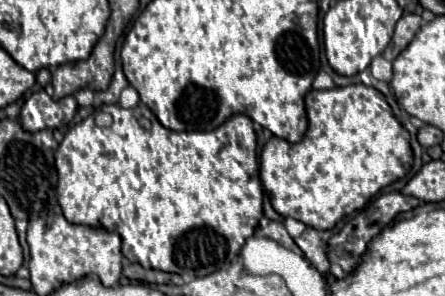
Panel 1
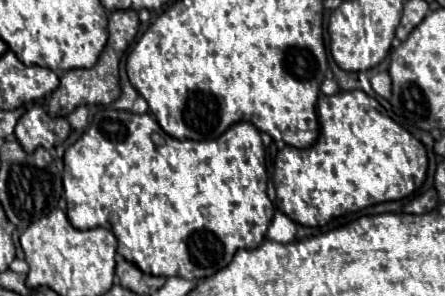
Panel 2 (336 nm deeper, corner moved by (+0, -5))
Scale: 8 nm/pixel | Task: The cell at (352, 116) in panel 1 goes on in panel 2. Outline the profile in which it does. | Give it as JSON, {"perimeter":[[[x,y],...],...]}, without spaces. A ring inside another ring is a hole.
{"perimeter":[[[339,91],[335,95],[321,95],[317,103],[321,135],[315,145],[307,149],[285,147],[275,157],[275,205],[291,221],[307,227],[321,227],[335,217],[357,213],[369,205],[383,201],[399,201],[415,193],[427,177],[427,149],[401,125],[397,125],[387,111],[365,91]]]}

